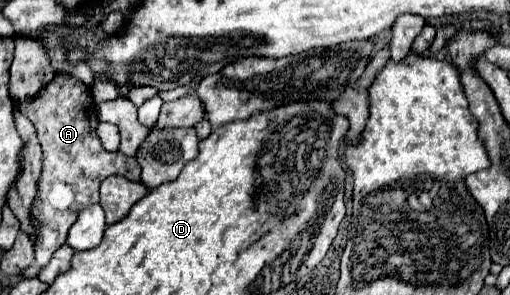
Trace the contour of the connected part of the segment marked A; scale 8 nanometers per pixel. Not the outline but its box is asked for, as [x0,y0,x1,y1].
[19,75,141,277]

